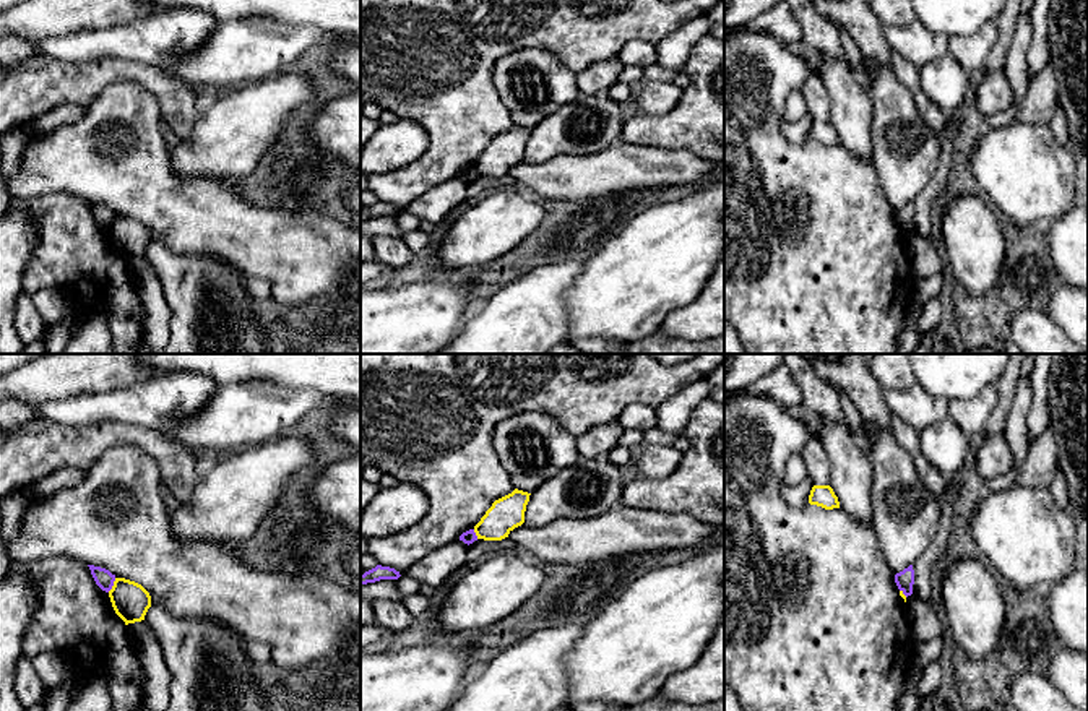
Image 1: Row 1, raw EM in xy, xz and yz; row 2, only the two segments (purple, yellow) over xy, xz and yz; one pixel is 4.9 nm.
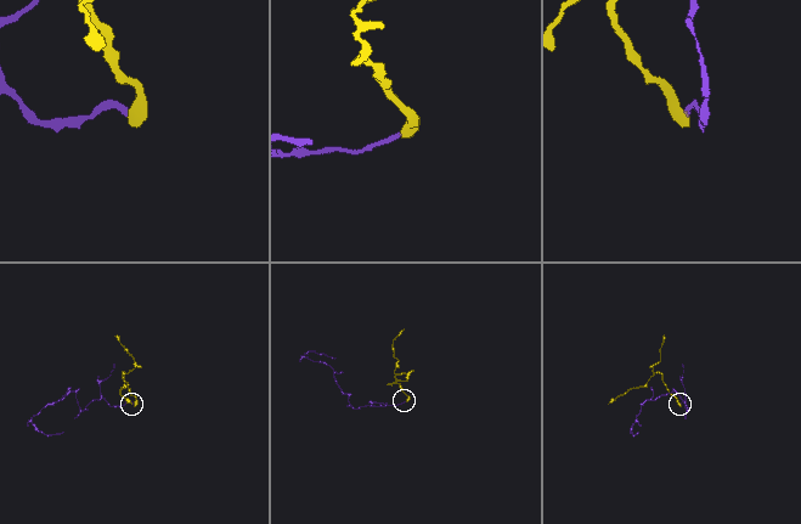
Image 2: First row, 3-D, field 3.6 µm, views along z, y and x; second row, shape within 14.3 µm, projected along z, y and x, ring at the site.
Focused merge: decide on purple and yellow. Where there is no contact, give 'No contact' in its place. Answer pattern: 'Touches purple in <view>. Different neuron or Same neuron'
Touches purple in xy. Different neuron

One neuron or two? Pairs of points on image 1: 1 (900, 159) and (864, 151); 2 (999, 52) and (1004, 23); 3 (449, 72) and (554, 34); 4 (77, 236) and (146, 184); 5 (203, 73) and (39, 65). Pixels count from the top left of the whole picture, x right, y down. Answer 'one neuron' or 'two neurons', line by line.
1: two neurons
2: one neuron
3: one neuron
4: two neurons
5: two neurons

